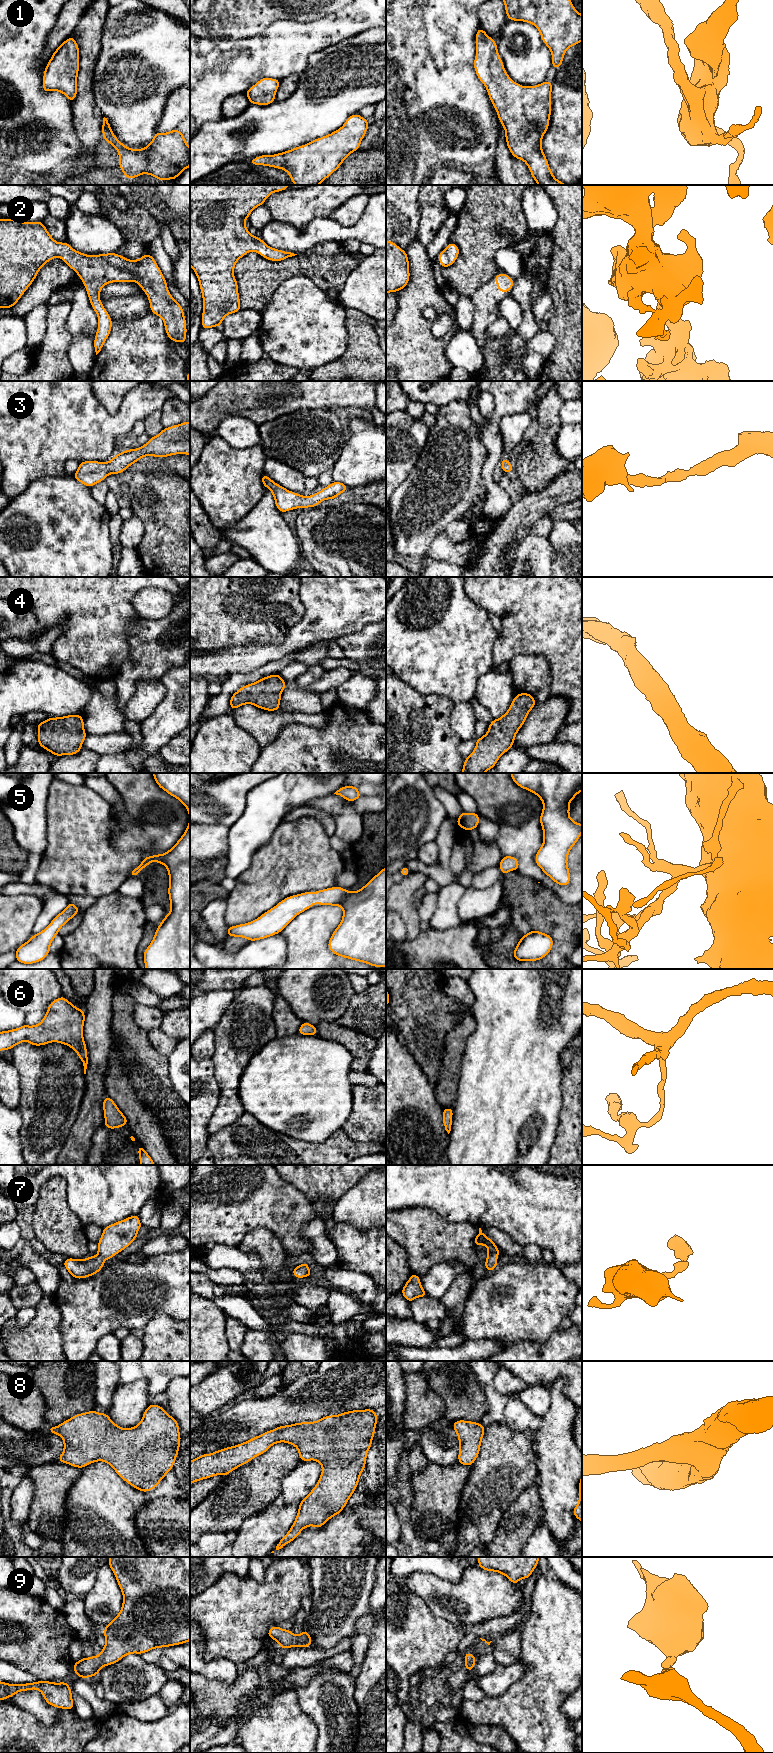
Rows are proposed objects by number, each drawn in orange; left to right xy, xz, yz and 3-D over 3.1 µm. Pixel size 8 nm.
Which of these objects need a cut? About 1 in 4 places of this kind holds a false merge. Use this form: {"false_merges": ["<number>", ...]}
{"false_merges": []}

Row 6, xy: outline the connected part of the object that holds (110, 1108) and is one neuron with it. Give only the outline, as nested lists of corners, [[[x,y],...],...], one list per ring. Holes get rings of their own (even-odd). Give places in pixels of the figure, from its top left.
[[[108,1095],[103,1100],[103,1110],[105,1117],[104,1126],[108,1129],[124,1127],[128,1123],[127,1118]]]

